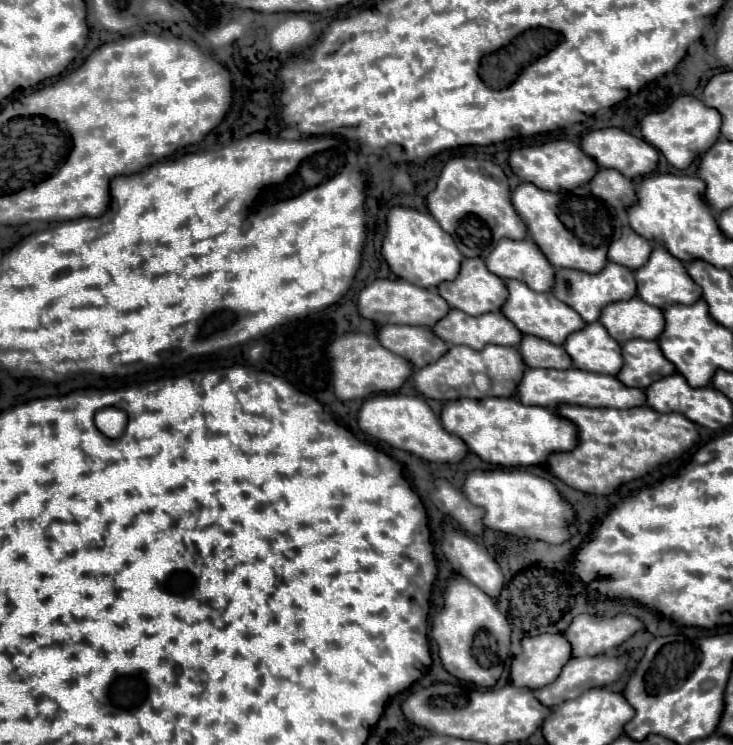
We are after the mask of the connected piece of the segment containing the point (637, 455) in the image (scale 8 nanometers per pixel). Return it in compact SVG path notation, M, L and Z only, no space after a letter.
M562 406L560 416L572 420L578 426L580 444L574 452L550 454L548 464L564 484L596 496L610 496L622 484L638 480L658 466L680 458L698 440L698 428L682 414L662 414L650 406L638 406L628 410L616 408L586 408L586 406Z

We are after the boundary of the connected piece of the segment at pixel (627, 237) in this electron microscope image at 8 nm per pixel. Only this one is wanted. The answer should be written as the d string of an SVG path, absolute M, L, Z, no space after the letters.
M626 226L622 230L622 236L610 246L608 258L630 270L638 270L642 264L646 264L650 252L652 252L652 244L646 238L638 236L630 226Z

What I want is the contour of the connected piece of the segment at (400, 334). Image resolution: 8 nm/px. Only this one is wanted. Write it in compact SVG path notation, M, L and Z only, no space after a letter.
M382 326L378 340L390 352L406 358L416 368L434 364L448 352L448 344L424 326Z

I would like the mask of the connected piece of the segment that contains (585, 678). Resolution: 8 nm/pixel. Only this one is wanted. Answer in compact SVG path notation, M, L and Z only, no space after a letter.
M598 654L598 656L572 658L552 684L536 690L536 698L546 706L558 706L564 700L576 698L590 688L602 688L614 684L622 678L626 662L628 654L624 656Z

